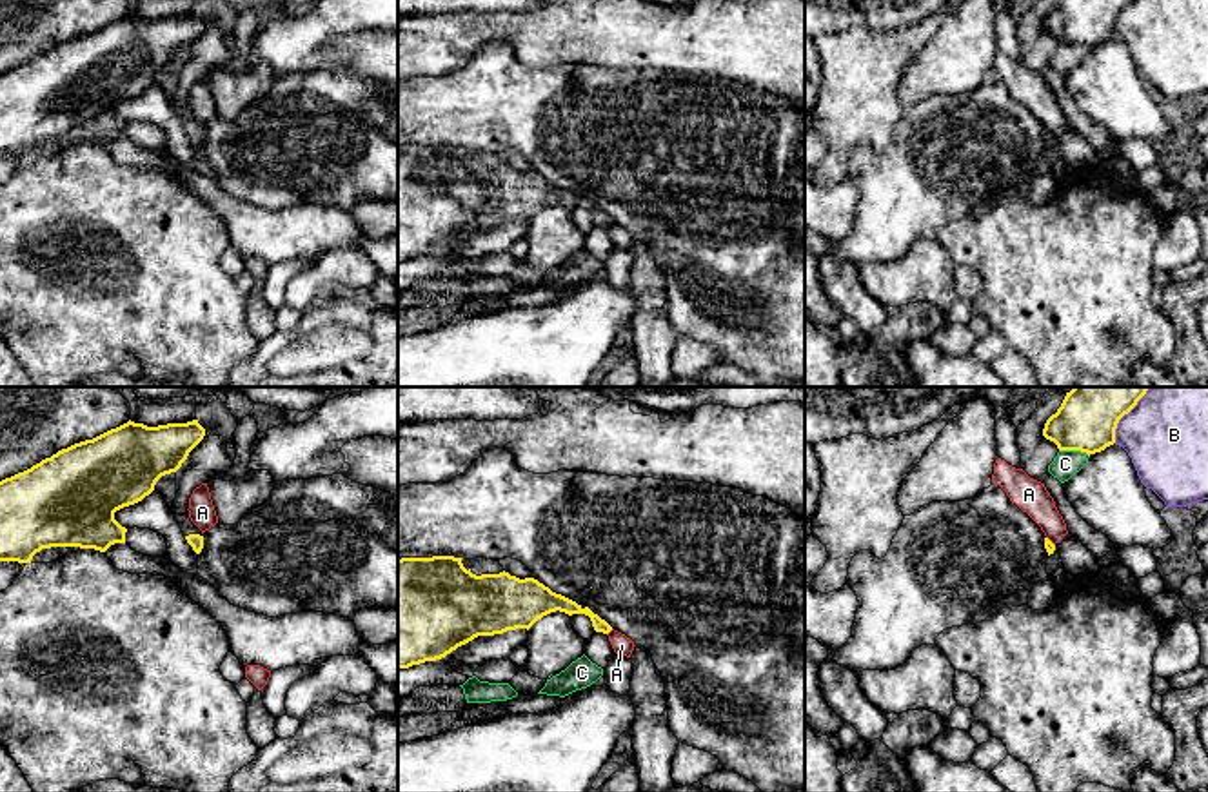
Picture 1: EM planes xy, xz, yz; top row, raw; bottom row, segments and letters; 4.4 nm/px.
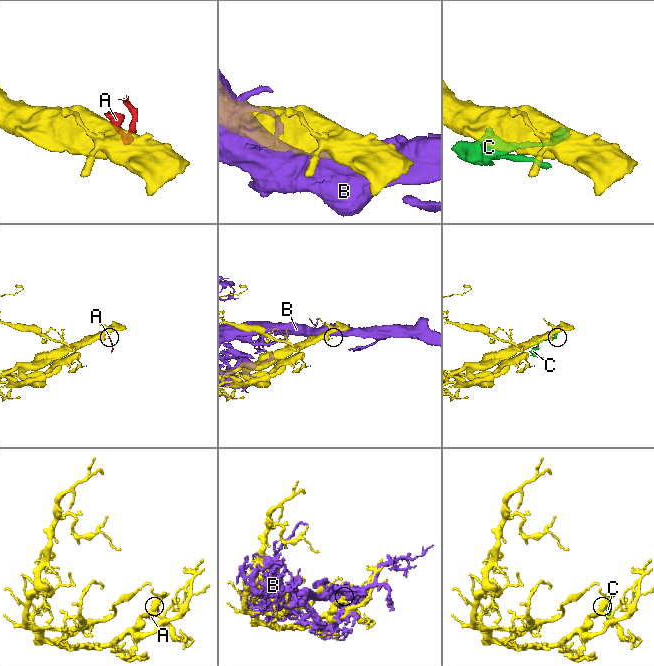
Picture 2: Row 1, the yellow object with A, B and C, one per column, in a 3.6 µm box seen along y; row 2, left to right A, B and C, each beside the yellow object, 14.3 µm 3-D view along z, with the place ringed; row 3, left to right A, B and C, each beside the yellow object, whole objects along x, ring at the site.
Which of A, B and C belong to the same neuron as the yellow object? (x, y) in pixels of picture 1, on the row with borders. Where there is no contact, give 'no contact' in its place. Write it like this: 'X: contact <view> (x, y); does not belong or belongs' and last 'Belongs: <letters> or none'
A: contact xz (609, 631); does not belong
B: contact yz (1125, 413); does not belong
C: contact yz (1074, 449); does not belong
Belongs: none

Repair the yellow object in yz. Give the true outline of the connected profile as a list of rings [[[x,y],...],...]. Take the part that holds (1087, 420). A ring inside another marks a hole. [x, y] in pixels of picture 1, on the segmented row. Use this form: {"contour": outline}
{"contour": [[[1074,387],[1043,429],[1059,450],[1101,452],[1115,443],[1119,420],[1150,387]]]}

